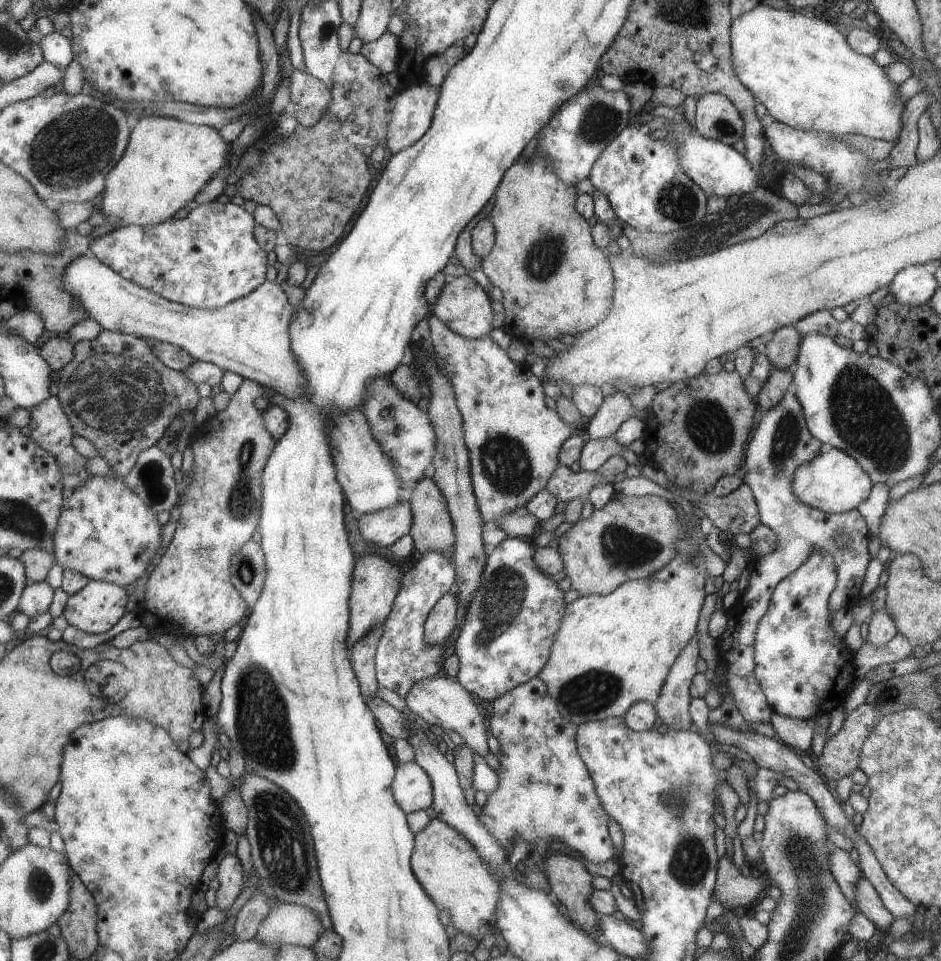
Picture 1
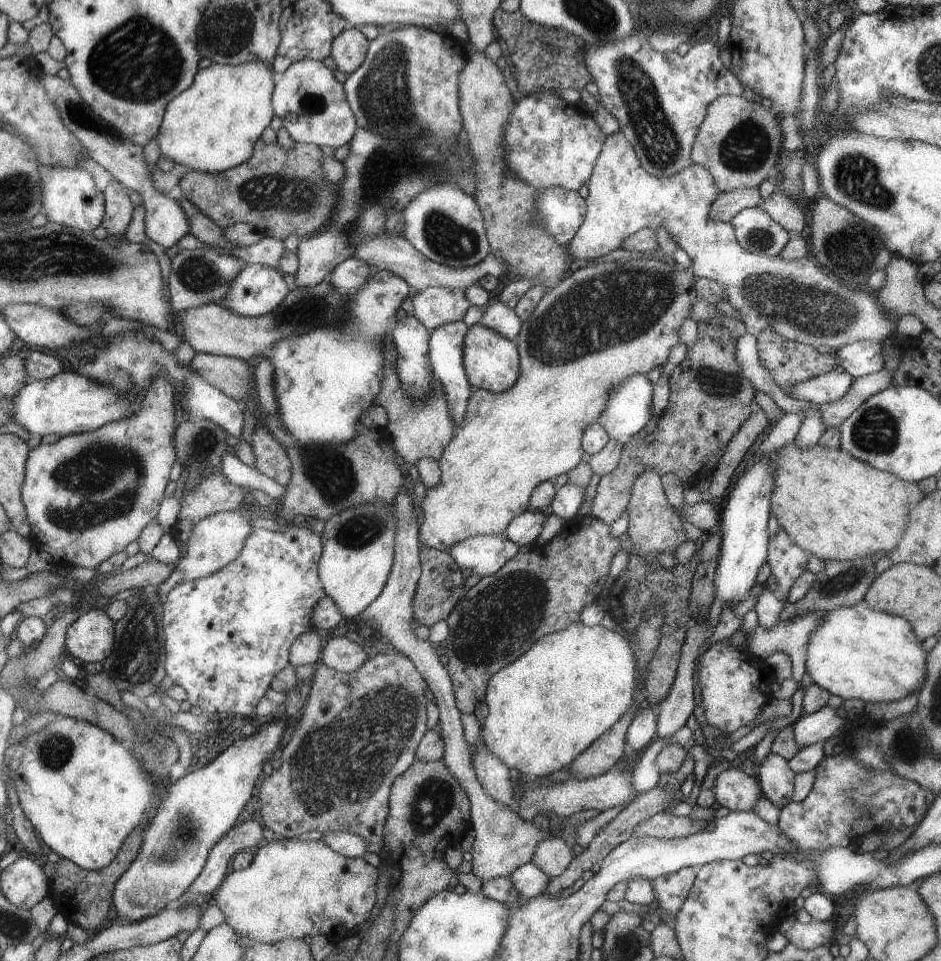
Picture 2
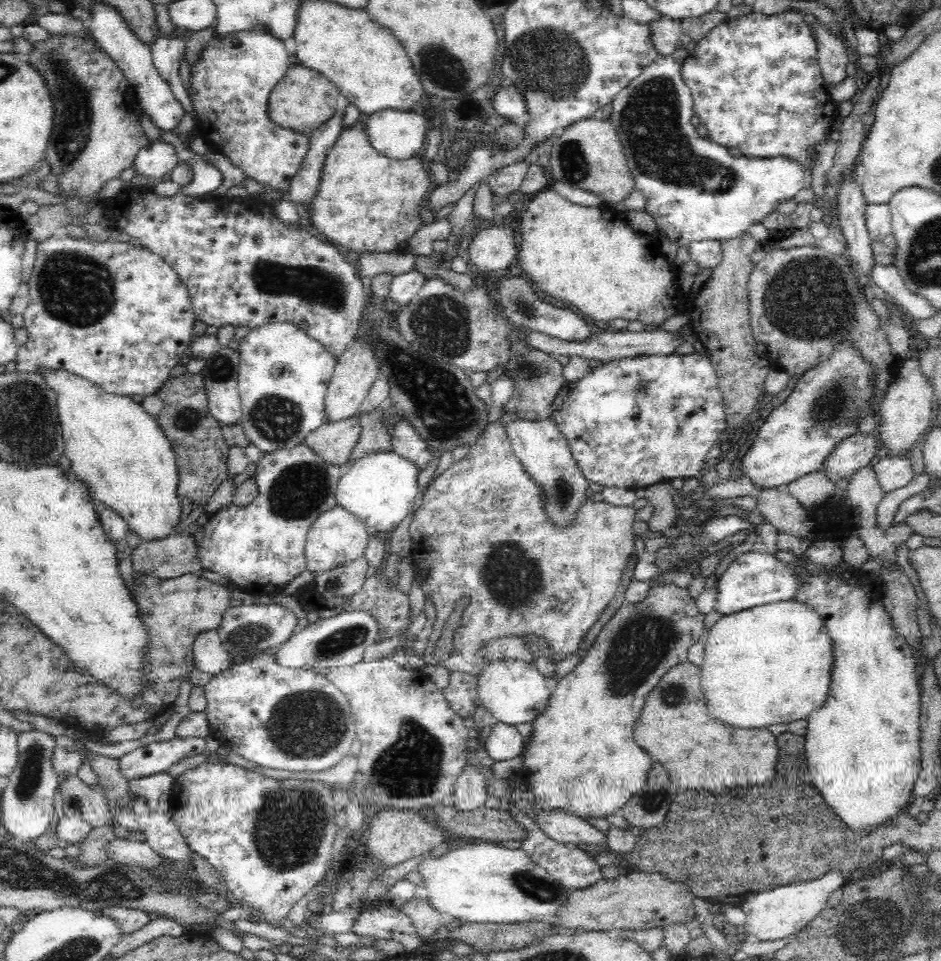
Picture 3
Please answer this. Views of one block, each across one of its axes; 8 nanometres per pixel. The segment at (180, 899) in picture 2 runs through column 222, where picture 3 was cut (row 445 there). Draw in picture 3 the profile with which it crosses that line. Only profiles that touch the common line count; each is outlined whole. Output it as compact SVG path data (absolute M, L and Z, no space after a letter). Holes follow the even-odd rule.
M875 432L862 434L855 433L840 441L830 456L826 458L822 471L832 482L848 479L860 466L880 457L880 443Z

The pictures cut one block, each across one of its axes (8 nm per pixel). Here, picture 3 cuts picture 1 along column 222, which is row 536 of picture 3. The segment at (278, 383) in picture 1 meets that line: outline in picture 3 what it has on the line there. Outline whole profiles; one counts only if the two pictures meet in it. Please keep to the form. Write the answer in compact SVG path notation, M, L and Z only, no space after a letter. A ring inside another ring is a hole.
M340 505L323 512L308 528L304 542L304 559L310 572L318 573L349 563L358 557L364 557L370 534L366 525L350 511Z

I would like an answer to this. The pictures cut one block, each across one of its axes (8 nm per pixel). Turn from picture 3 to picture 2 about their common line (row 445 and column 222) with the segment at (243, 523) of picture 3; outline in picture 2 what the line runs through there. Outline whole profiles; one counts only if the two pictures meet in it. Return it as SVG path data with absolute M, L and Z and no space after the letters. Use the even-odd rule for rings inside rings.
M245 264L229 282L223 298L213 300L213 304L239 314L239 316L263 316L271 312L288 295L289 288L279 270Z

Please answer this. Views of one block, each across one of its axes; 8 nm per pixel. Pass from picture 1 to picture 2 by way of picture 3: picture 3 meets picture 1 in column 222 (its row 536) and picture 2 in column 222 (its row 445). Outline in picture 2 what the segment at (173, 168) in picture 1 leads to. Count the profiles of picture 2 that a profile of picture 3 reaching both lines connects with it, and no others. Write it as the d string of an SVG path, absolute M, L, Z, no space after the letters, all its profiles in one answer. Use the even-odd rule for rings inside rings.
M245 62L237 66L214 63L197 71L195 78L165 107L163 122L155 136L159 154L173 164L187 166L189 171L221 172L251 158L259 134L272 122L271 112L273 76L265 62Z

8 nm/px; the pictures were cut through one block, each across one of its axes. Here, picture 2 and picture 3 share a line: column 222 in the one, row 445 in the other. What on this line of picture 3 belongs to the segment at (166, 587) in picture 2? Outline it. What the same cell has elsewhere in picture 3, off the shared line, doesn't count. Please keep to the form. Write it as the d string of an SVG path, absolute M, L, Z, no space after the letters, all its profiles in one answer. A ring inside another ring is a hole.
M550 418L538 422L531 419L518 419L518 422L510 422L505 429L520 465L530 478L542 487L547 517L557 527L572 526L581 504L589 498L590 490L587 479L582 475L571 450L568 449L567 438Z

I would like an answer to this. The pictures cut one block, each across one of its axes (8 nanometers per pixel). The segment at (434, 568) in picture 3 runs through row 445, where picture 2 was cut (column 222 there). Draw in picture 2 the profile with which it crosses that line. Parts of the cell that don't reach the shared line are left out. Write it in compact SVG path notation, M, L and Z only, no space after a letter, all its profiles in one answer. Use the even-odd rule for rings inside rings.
M221 472L209 474L193 492L181 500L170 532L178 542L188 539L192 528L205 516L241 509L247 502L247 489L231 484Z

